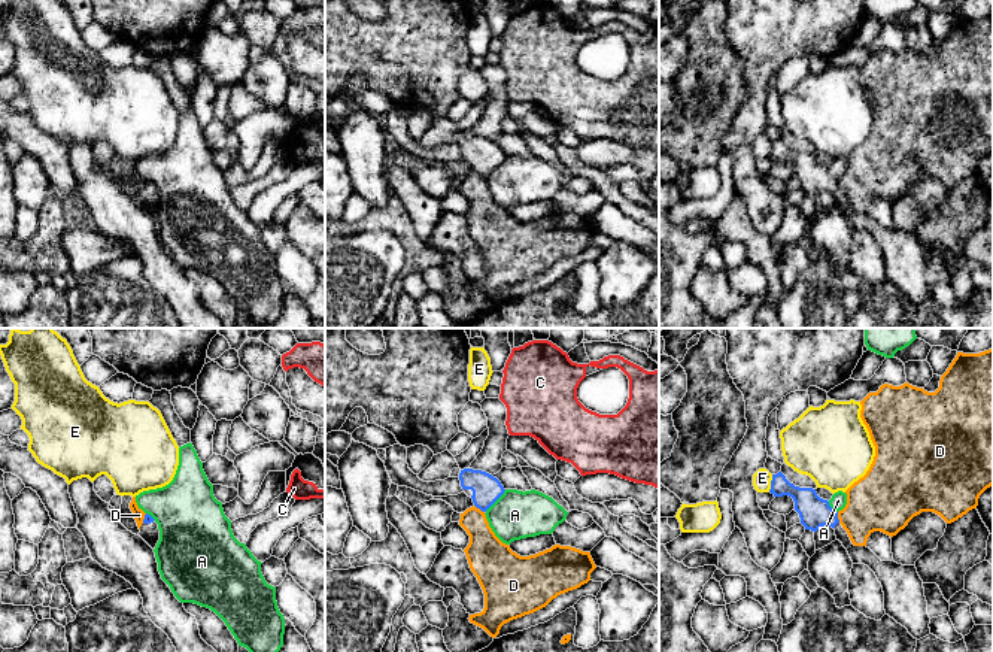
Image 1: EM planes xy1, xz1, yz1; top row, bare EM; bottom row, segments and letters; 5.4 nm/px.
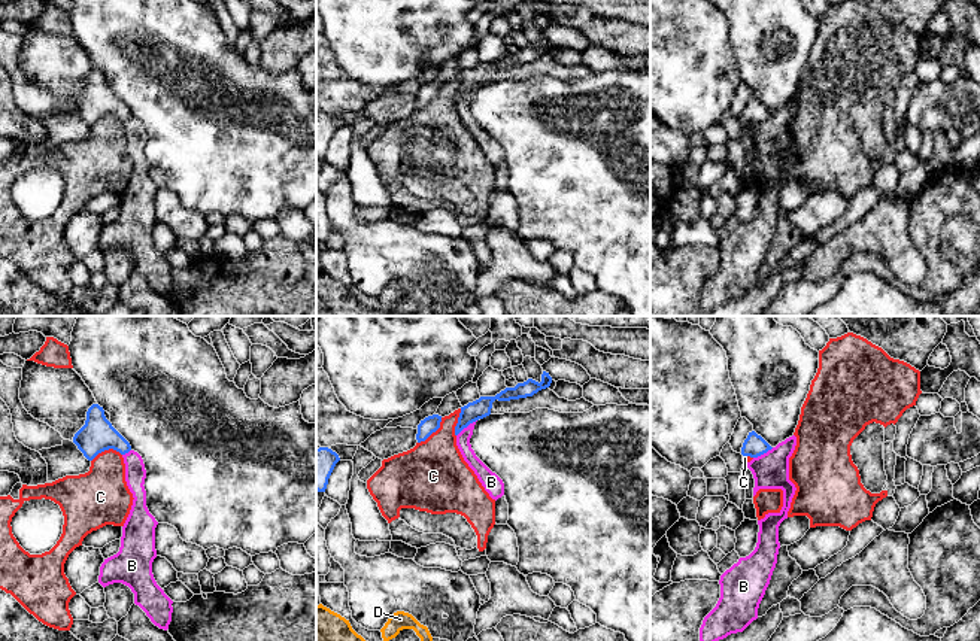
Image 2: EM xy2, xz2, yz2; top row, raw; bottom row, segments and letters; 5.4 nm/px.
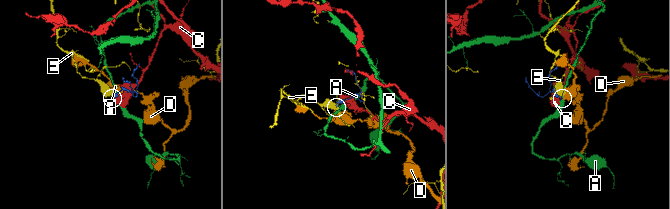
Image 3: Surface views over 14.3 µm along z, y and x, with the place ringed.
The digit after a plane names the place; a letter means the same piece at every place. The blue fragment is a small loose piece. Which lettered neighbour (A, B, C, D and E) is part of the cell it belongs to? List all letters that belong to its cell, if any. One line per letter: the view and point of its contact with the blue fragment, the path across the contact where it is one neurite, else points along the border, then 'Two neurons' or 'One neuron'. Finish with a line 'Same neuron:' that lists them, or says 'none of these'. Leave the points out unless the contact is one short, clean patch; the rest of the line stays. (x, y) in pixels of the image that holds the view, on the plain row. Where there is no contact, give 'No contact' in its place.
A: Touches blue at xz1 (495, 166). Boundary: xz1 (506, 155), (485, 176). Two neurons
B: Touches blue at xz2 (466, 93). Boundary: xz2 (476, 85), (457, 102). Two neurons
C: Touches blue at xz2 (433, 97). Two neurons
D: Touches blue at yz1 (837, 184). Boundary: yz1 (837, 178), (840, 188). Two neurons
E: Touches blue at yz1 (771, 149). Boundary: yz1 (773, 140), (768, 157). Two neurons
Same neuron: none of these

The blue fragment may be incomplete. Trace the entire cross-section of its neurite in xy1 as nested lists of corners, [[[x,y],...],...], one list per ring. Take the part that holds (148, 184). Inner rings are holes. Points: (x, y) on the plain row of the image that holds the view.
[[[145,181],[143,189],[140,192],[139,201],[152,213],[155,215],[158,206],[160,206],[160,195],[158,189],[151,181]]]

